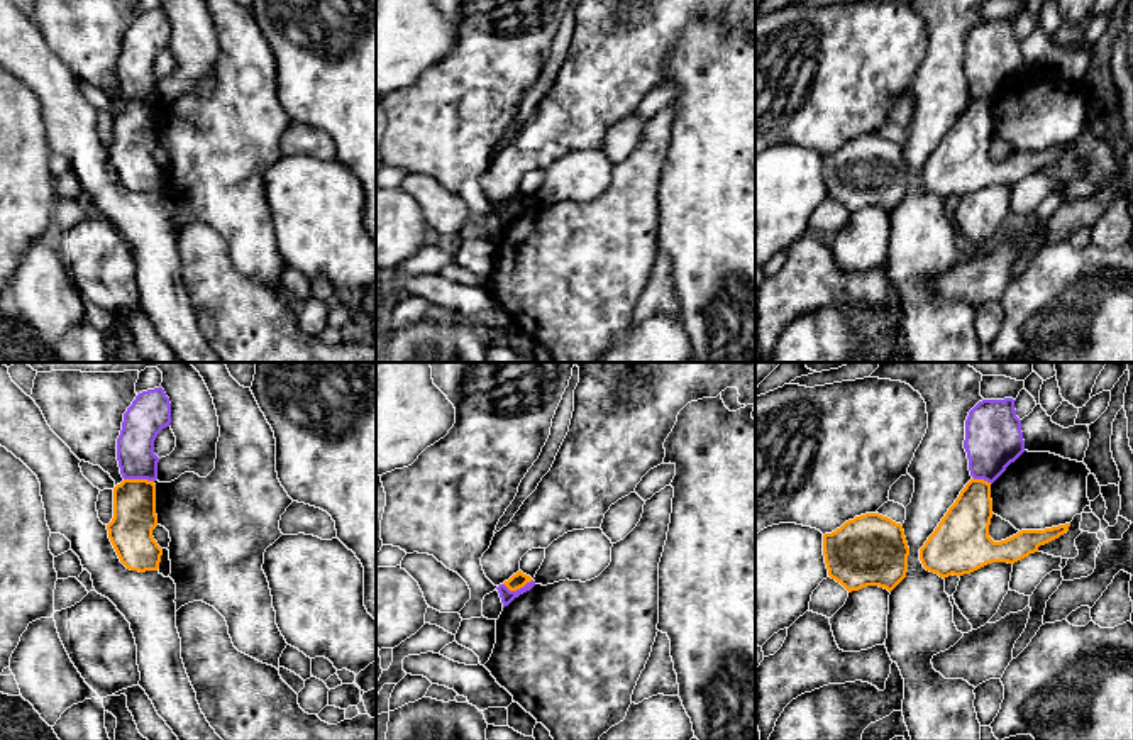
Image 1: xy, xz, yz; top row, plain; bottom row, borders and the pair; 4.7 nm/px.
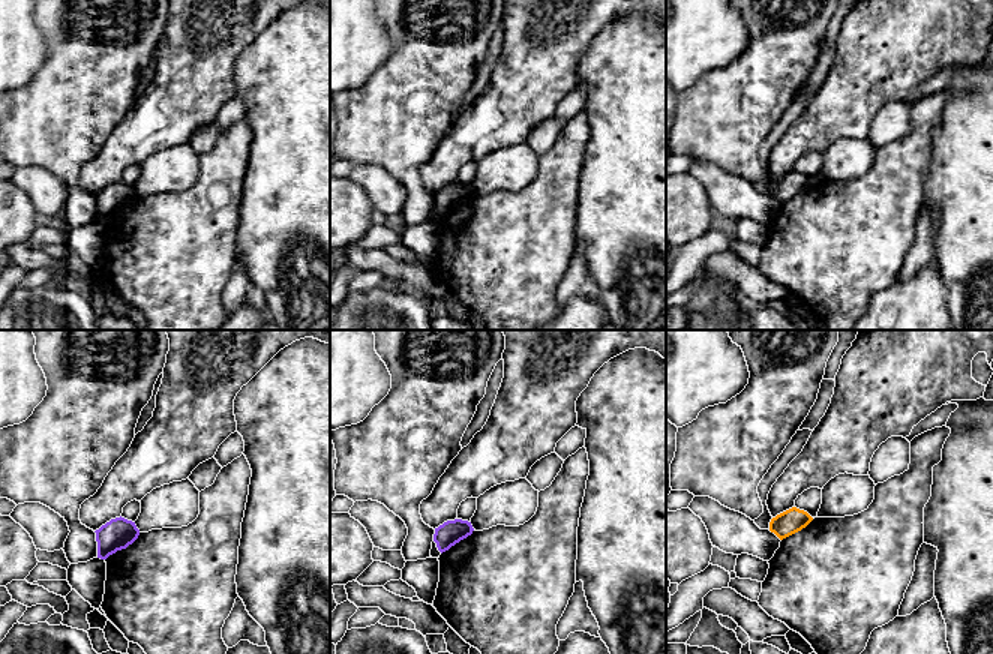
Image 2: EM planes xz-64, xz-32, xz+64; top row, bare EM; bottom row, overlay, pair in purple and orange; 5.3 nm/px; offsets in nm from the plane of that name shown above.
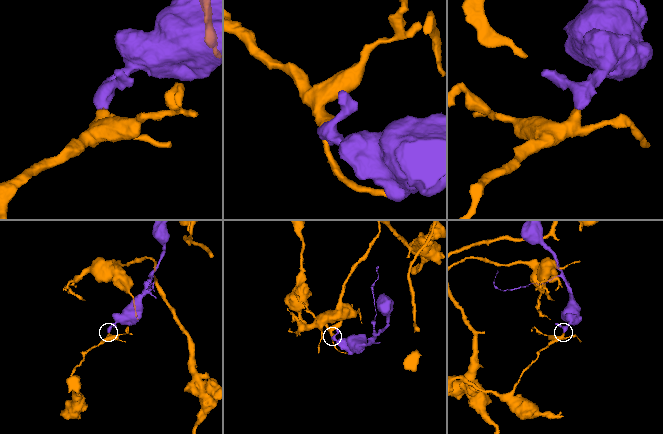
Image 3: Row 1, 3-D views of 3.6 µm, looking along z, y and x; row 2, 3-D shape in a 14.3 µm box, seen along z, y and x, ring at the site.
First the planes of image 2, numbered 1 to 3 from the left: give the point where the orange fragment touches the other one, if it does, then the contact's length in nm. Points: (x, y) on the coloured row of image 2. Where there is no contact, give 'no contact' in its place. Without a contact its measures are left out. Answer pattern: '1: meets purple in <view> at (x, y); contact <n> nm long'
1: no contact
2: no contact
3: no contact

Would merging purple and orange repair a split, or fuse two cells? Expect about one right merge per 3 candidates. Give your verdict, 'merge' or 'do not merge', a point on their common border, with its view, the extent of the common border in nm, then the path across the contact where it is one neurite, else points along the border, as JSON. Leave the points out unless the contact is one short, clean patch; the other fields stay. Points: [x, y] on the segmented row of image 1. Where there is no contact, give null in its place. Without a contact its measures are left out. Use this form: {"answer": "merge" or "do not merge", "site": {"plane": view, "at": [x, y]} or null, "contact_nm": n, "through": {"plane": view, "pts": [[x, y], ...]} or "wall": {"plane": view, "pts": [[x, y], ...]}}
{"answer": "do not merge", "site": {"plane": "xy", "at": [139, 478]}, "contact_nm": 140, "wall": {"plane": "xy", "pts": [[124, 478], [146, 478], [153, 481]]}}

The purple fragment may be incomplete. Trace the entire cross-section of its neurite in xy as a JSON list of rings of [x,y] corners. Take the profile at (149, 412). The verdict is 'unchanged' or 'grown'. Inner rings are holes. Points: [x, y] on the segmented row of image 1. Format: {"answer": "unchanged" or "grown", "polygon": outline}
{"answer": "unchanged", "polygon": [[[161,386],[135,396],[124,413],[117,439],[117,461],[124,479],[158,479],[154,440],[169,423],[171,403]]]}

